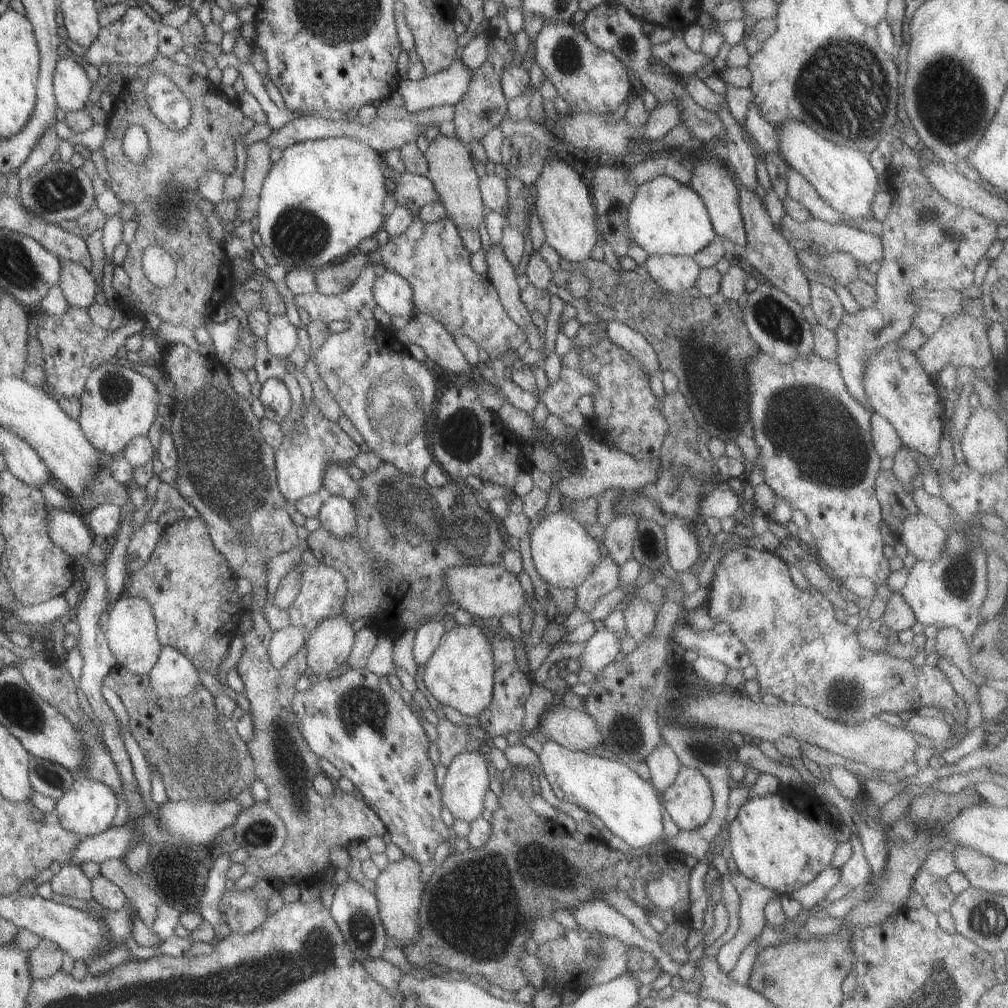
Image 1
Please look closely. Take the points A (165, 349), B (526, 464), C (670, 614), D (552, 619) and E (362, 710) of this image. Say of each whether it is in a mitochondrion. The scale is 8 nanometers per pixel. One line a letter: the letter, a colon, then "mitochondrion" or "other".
A: other
B: other
C: other
D: other
E: mitochondrion

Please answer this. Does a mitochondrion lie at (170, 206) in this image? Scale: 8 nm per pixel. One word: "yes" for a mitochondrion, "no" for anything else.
yes

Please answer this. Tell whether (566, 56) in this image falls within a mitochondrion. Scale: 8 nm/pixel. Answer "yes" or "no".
yes

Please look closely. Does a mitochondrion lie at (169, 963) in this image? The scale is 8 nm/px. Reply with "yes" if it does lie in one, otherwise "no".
no

